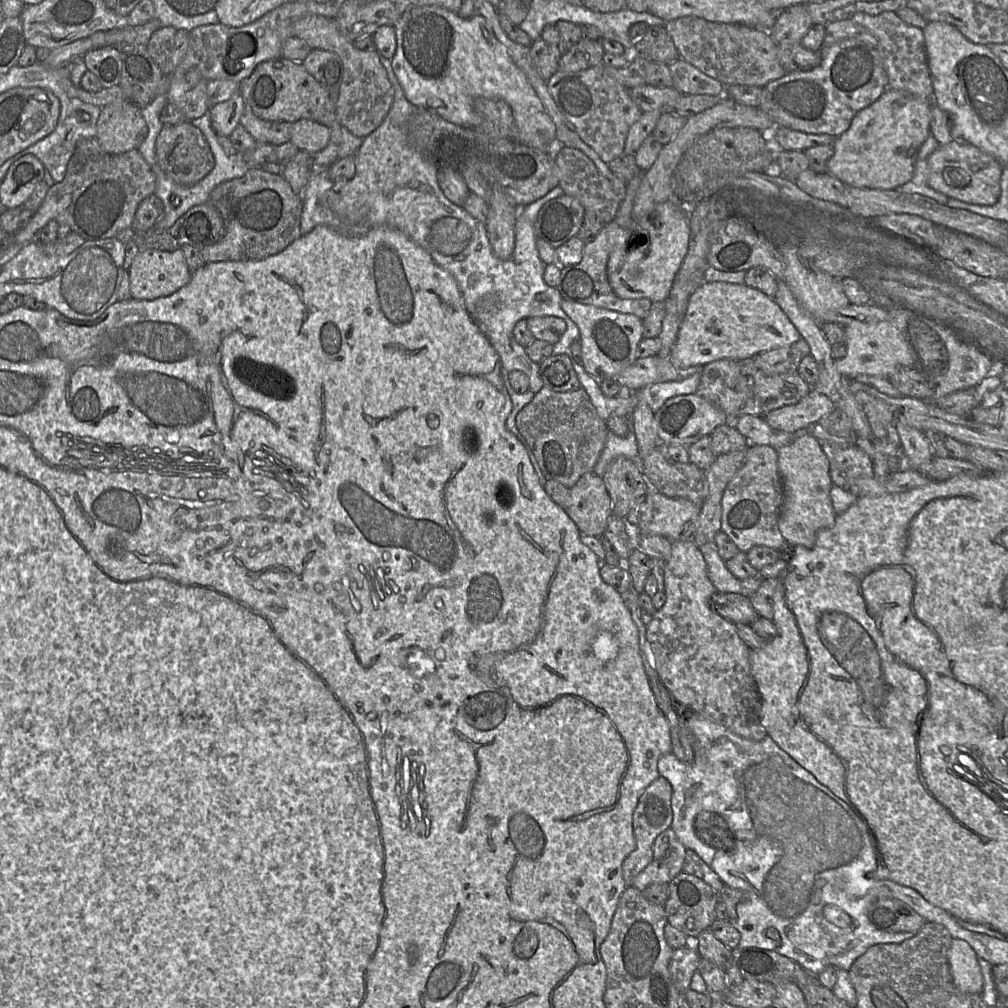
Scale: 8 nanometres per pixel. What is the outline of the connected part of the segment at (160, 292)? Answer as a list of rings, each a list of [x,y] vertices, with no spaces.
[[[147,249],[138,252],[128,269],[131,298],[153,300],[185,286],[190,272],[183,252]]]

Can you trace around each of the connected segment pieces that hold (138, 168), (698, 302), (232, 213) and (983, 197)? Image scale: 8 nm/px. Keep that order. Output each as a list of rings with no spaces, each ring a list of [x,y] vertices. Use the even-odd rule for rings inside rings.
[[[97,136],[81,139],[77,142],[73,155],[67,164],[64,179],[49,188],[41,206],[33,214],[27,226],[6,239],[6,248],[18,247],[20,252],[25,246],[37,242],[40,230],[49,221],[67,225],[72,232],[77,233],[85,240],[115,238],[121,230],[131,228],[139,204],[146,197],[154,194],[155,187],[156,175],[138,149],[122,154],[109,154],[101,148]]]
[[[704,281],[689,297],[669,358],[674,367],[684,369],[721,359],[752,358],[800,339],[800,332],[781,307],[762,291],[745,284]]]
[[[250,168],[242,177],[215,187],[208,202],[220,213],[225,235],[217,243],[200,249],[206,263],[261,260],[280,253],[301,236],[302,196],[293,192],[282,175]]]
[[[963,140],[939,145],[928,158],[928,185],[934,190],[962,202],[994,205],[1001,194],[1004,166],[993,156]]]

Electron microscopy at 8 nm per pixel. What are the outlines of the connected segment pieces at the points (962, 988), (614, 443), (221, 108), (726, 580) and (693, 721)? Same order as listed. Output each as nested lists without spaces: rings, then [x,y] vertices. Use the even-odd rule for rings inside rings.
[[[952,940],[948,962],[953,984],[961,993],[982,995],[984,979],[978,956],[965,940]]]
[[[629,417],[629,430],[628,434],[623,437],[609,430],[605,447],[593,470],[598,476],[602,477],[611,462],[617,457],[626,457],[639,464],[639,448],[633,430],[632,417]]]
[[[240,93],[209,109],[211,125],[218,136],[229,137],[240,124],[245,104]]]
[[[714,541],[697,546],[707,565],[710,581],[718,592],[742,594],[740,580],[727,569],[725,561],[719,556]]]
[[[683,712],[683,716],[685,716],[685,727],[692,736],[693,762],[682,762],[670,752],[661,756],[657,764],[659,775],[667,779],[672,787],[671,807],[673,820],[670,828],[675,832],[686,849],[695,851],[705,863],[711,866],[725,885],[746,893],[747,899],[735,906],[737,919],[734,922],[734,926],[740,932],[740,941],[737,947],[756,947],[773,950],[796,961],[806,971],[817,976],[828,966],[849,971],[855,960],[871,946],[877,944],[898,944],[913,937],[914,934],[911,932],[890,933],[880,930],[868,918],[867,909],[873,902],[874,897],[883,893],[890,893],[890,891],[887,887],[882,886],[881,883],[874,882],[872,877],[866,879],[863,875],[872,870],[875,870],[874,873],[876,873],[878,870],[877,852],[867,823],[849,804],[821,784],[812,773],[782,750],[769,735],[762,740],[754,741],[741,737],[724,725],[713,722],[699,714]],[[729,828],[736,831],[734,834],[736,842],[732,850],[717,850],[704,842],[702,835],[733,835]]]

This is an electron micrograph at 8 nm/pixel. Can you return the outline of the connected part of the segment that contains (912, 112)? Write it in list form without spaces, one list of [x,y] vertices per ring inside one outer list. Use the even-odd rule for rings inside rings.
[[[887,88],[879,99],[859,111],[849,128],[836,137],[833,143],[833,155],[827,162],[826,171],[853,187],[881,190],[900,187],[912,178],[918,152],[930,134],[932,105],[932,100]]]

